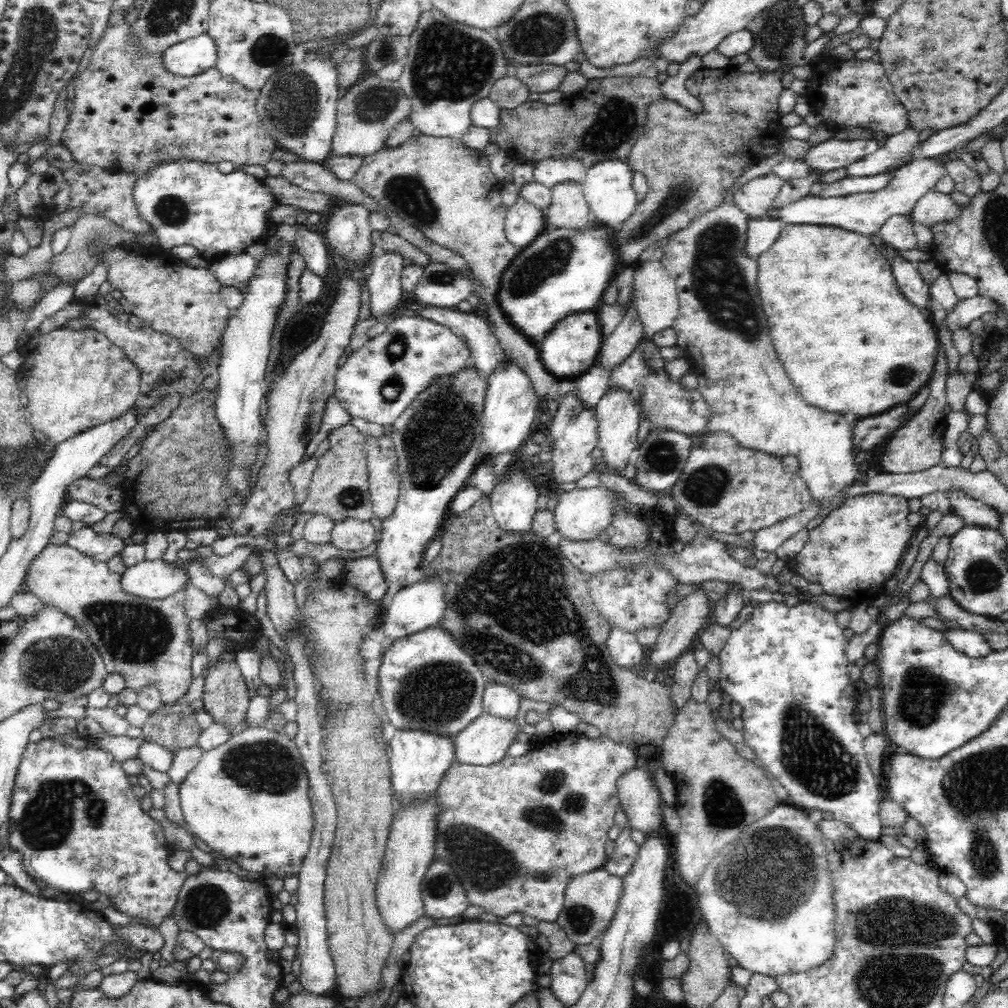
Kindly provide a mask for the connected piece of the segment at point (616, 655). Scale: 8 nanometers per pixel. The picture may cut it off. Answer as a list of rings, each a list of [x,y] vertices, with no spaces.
[[[612,628],[606,646],[613,660],[624,668],[630,669],[640,664],[640,660],[644,658],[642,645],[638,642],[637,636],[628,630]]]

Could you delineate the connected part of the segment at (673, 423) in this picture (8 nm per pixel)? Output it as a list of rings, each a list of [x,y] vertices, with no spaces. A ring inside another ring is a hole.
[[[645,334],[640,336],[636,342],[634,350],[628,354],[624,361],[612,368],[611,377],[608,381],[610,386],[619,386],[630,391],[638,391],[640,418],[649,420],[651,425],[650,432],[664,432],[670,430],[686,436],[698,436],[706,432],[709,418],[712,416],[712,409],[705,401],[698,389],[686,388],[679,380],[672,380],[665,368],[656,369],[651,367],[644,358],[641,345],[650,341]]]

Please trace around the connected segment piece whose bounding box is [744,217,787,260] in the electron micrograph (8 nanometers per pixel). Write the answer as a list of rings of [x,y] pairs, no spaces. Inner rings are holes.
[[[767,217],[762,219],[750,218],[747,227],[747,242],[744,246],[748,258],[757,260],[763,252],[766,252],[774,244],[782,228],[786,226],[779,219],[770,220]]]

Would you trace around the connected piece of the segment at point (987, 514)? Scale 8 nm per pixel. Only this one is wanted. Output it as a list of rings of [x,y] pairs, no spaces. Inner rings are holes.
[[[951,489],[945,494],[949,500],[950,511],[954,515],[962,516],[965,526],[983,526],[989,529],[998,529],[1000,524],[999,513],[984,502],[975,500],[960,489]]]

